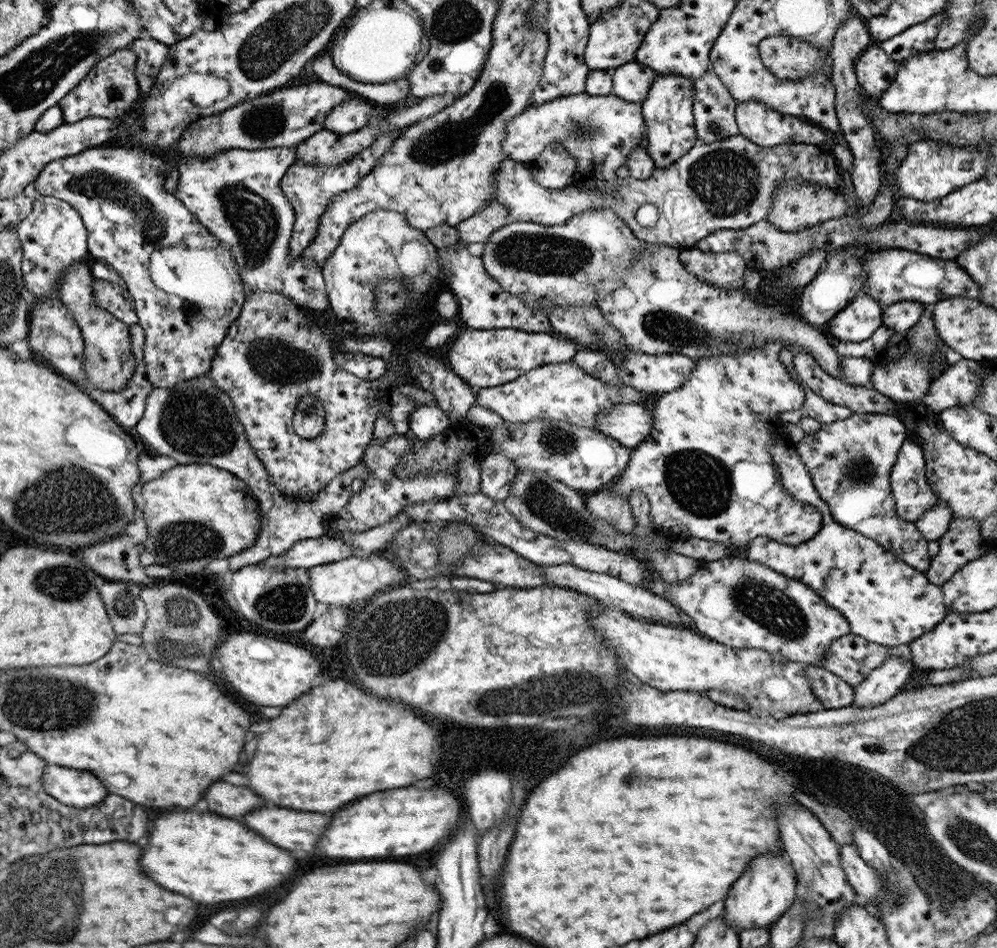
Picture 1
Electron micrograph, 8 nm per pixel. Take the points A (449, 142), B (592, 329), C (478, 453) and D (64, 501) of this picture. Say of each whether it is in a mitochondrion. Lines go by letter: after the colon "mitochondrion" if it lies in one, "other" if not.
A: mitochondrion
B: mitochondrion
C: other
D: mitochondrion

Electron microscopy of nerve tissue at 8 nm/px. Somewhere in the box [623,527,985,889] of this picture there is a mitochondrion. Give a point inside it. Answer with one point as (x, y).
(777, 613)

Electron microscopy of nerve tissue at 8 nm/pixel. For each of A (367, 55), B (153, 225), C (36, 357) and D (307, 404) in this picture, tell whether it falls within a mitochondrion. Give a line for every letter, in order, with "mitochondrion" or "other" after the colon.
A: other
B: mitochondrion
C: other
D: mitochondrion

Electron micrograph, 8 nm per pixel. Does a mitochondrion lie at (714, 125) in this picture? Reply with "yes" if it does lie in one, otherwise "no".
yes

